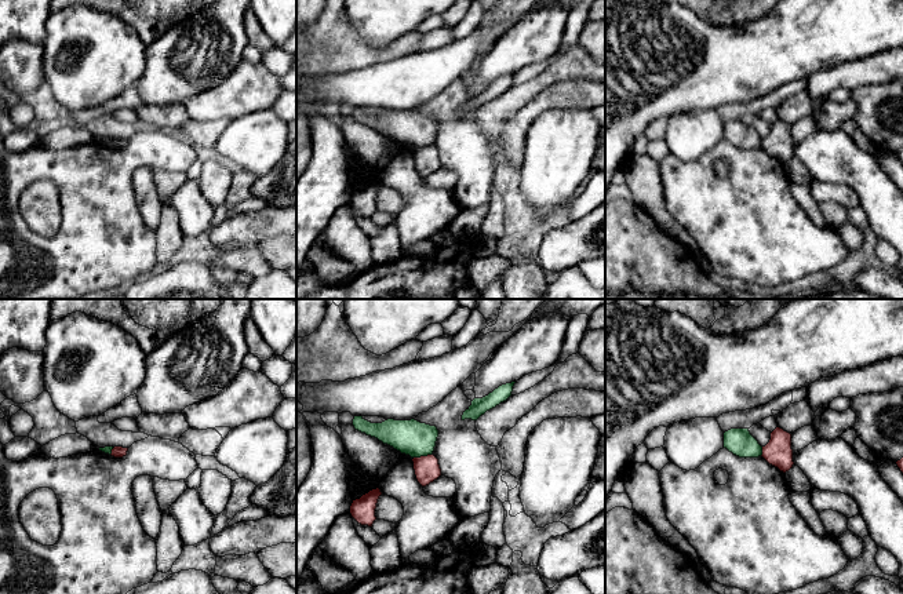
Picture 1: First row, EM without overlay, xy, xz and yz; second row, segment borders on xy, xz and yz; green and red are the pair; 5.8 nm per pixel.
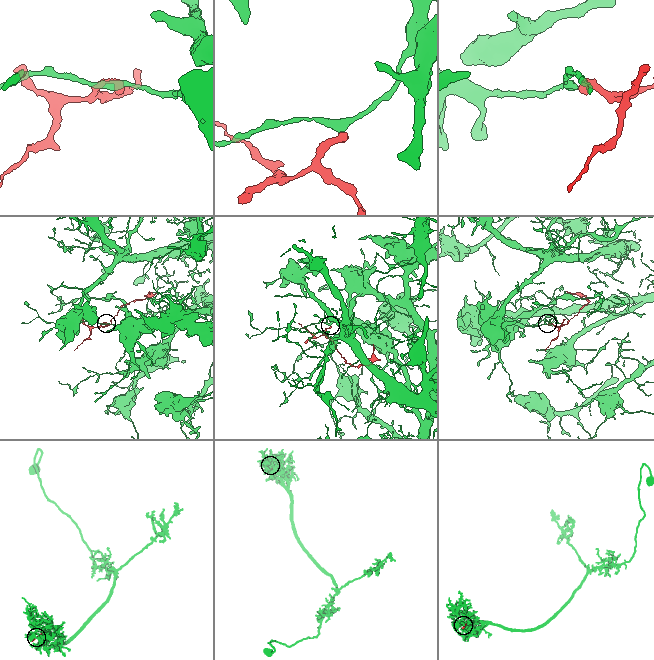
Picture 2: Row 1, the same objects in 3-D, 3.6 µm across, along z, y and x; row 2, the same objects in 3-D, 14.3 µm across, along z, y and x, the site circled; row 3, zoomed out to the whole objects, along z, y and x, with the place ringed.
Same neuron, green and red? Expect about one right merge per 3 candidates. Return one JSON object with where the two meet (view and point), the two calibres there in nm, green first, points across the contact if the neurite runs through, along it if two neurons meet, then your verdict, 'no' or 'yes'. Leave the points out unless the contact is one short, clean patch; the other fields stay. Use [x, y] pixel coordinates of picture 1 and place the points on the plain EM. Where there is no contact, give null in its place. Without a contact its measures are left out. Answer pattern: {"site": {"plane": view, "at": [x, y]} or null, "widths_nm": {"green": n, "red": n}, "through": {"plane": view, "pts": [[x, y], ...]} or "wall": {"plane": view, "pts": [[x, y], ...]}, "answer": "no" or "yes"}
{"site": {"plane": "xz", "at": [422, 146]}, "widths_nm": {"green": 200, "red": 140}, "wall": {"plane": "xz", "pts": [[430, 145], [414, 149]]}, "answer": "no"}

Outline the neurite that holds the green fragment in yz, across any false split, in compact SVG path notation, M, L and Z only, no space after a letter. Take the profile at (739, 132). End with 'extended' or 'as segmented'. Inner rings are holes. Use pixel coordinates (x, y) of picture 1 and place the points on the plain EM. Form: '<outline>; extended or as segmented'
M731 120L724 124L724 139L739 149L758 149L762 138L750 125L749 120Z; as segmented

